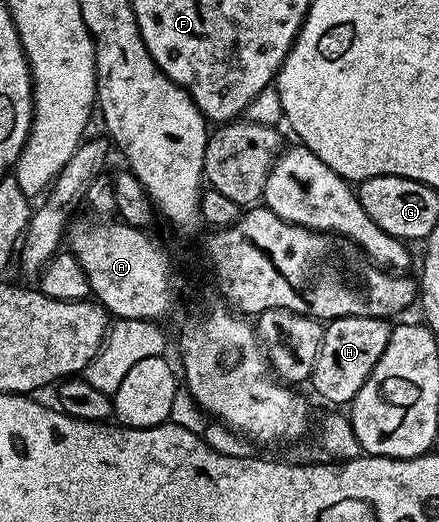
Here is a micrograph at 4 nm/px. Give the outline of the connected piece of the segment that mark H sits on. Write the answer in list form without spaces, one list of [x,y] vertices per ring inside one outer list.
[[[332,318],[326,323],[321,340],[321,352],[317,352],[315,367],[311,369],[309,386],[312,386],[327,402],[349,404],[361,392],[361,384],[369,380],[369,372],[377,368],[377,360],[389,344],[392,327],[381,318]]]

